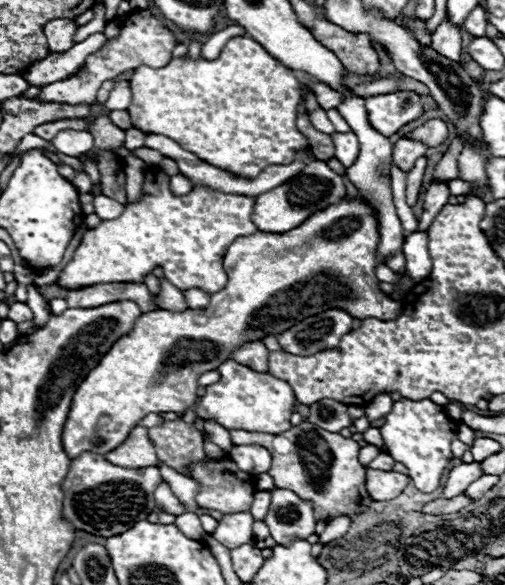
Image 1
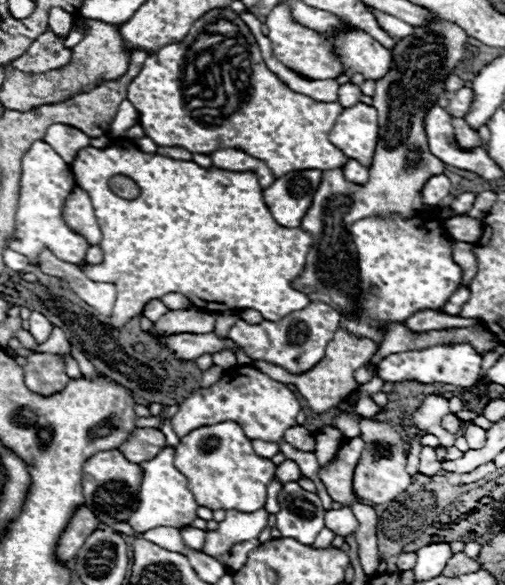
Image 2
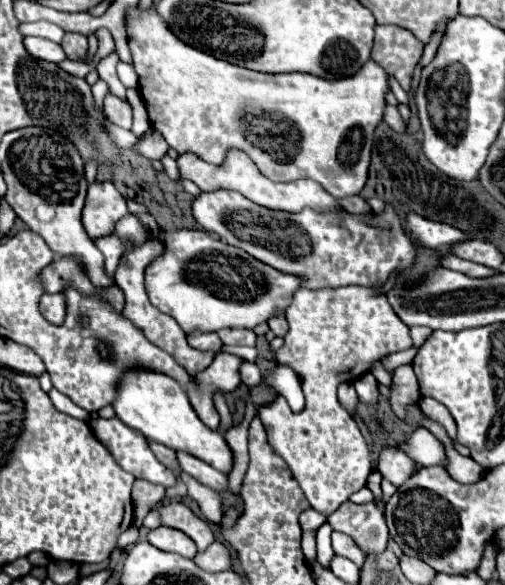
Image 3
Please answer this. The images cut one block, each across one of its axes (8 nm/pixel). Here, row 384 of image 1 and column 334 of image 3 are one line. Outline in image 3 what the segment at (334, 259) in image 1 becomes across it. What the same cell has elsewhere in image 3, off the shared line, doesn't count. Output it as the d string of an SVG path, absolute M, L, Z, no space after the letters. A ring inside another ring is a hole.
M126 8L126 32L150 126L158 130L178 154L192 152L204 162L220 166L226 160L226 152L236 148L246 152L258 170L272 182L312 178L334 198L354 196L364 188L370 166L372 134L378 122L382 122L386 92L390 90L388 72L372 58L358 70L358 74L340 80L324 80L302 72L262 74L218 60L184 44L154 8ZM250 114L270 114L270 130L266 130L262 138L250 138Z

